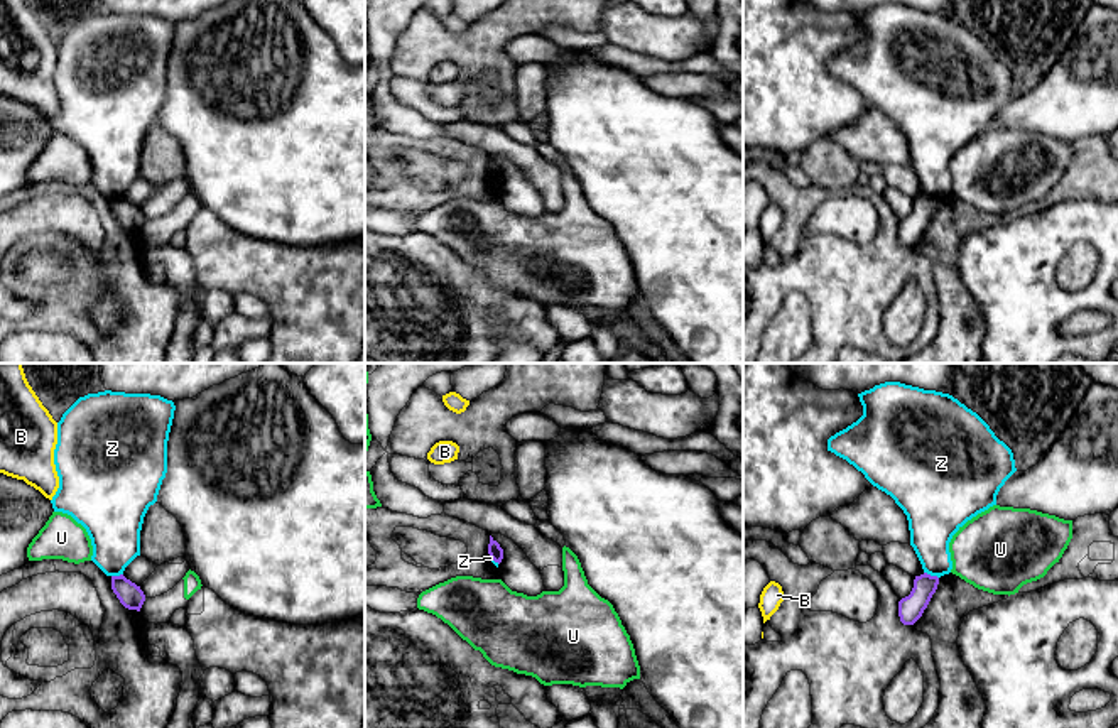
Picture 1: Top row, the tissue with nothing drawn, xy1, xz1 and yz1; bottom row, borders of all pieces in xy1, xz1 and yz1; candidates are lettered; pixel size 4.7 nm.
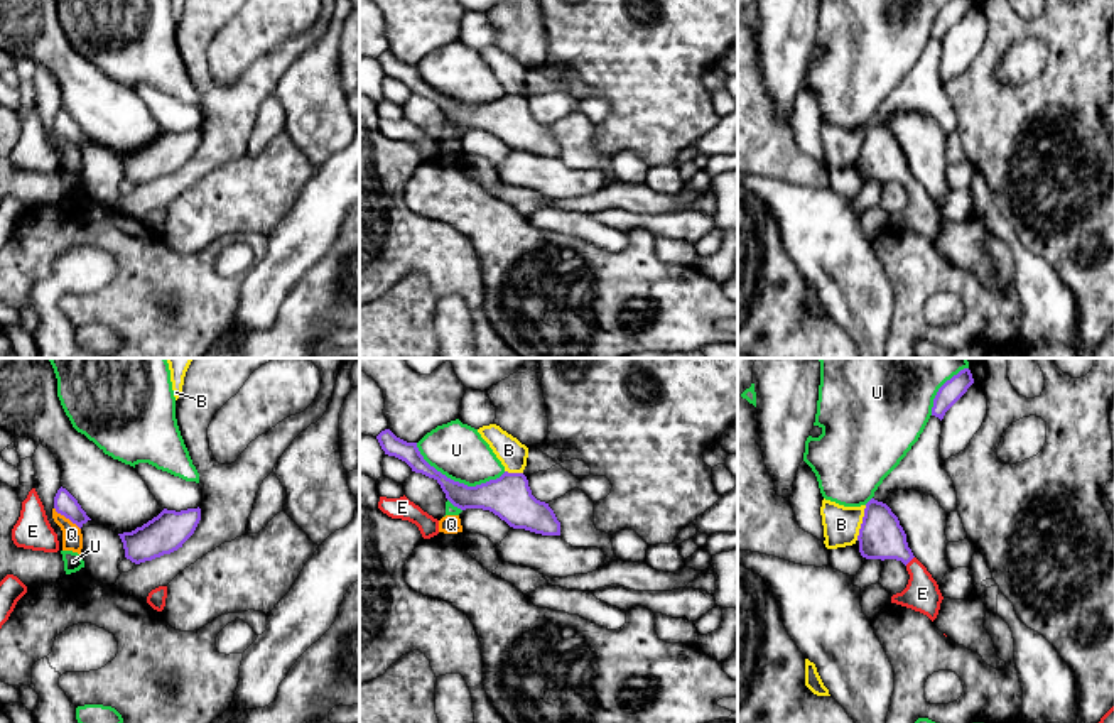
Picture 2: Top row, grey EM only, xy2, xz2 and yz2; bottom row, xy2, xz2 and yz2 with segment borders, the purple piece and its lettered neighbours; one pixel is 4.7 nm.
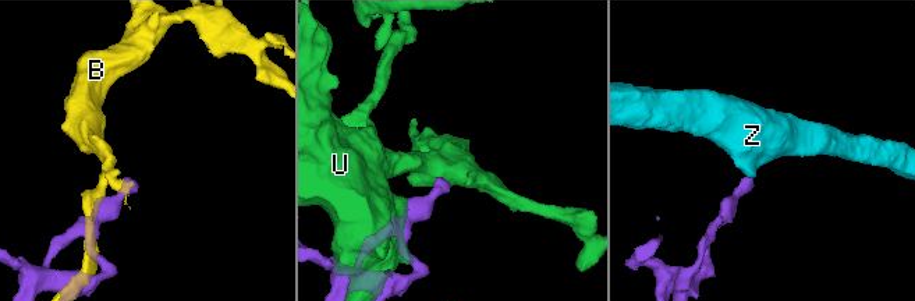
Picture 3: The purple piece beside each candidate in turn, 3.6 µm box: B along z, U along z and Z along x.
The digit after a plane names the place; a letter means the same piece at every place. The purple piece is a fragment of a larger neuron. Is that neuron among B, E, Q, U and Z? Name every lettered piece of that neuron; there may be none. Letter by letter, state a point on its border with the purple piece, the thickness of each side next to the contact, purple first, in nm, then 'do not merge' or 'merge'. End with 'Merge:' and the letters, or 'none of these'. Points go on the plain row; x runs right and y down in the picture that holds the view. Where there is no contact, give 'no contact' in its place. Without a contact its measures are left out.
B: yz2 (863, 144) | 200/180 nm | do not merge
E: yz2 (908, 183) | 200/170 nm | merge
Q: xy2 (66, 139) | 110/100 nm | do not merge
U: xz2 (458, 103) | 200/260 nm | do not merge
Z: yz1 (929, 196) | 120/240 nm | do not merge
Merge: E

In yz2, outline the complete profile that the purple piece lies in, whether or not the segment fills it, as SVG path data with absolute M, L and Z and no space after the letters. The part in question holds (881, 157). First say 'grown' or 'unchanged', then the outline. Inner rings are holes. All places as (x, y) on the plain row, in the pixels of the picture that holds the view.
grown | M874 120L866 125L857 162L863 179L896 181L906 188L910 196L908 206L901 215L891 218L891 225L920 233L933 243L944 218L937 203L913 177L898 139L886 125Z

